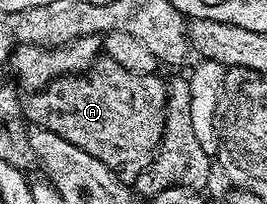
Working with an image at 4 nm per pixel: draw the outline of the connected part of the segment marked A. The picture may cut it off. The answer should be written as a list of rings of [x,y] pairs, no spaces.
[[[100,57],[89,70],[78,75],[63,75],[49,86],[30,92],[22,100],[21,111],[25,119],[27,115],[28,124],[57,133],[57,137],[65,137],[69,145],[77,145],[77,149],[85,149],[89,157],[97,157],[97,161],[101,161],[101,165],[105,165],[118,179],[134,181],[151,164],[163,139],[167,84],[159,78],[158,74],[129,73],[129,69],[121,69],[117,61]]]

